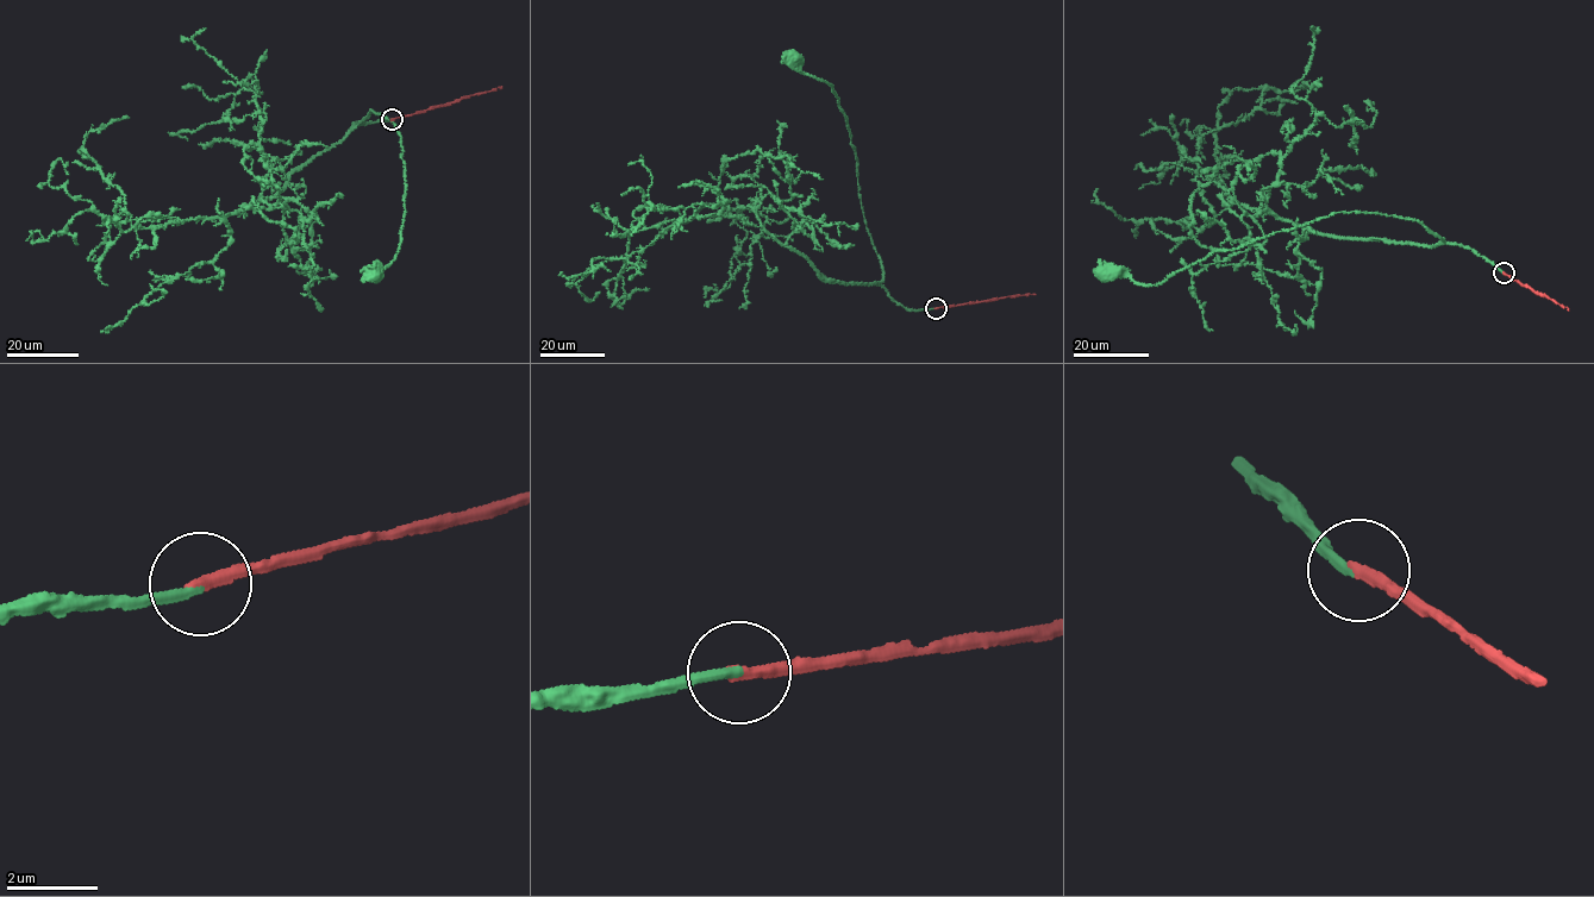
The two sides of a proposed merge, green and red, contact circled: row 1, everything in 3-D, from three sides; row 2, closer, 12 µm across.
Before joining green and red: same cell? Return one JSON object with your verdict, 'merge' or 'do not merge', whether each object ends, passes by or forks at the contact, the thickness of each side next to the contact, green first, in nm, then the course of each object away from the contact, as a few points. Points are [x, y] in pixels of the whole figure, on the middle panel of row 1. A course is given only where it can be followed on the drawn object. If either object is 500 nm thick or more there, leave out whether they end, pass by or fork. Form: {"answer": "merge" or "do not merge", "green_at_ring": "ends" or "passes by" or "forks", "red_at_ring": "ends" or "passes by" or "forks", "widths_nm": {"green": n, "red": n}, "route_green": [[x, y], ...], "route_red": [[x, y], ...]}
{"answer": "merge", "green_at_ring": "ends", "red_at_ring": "ends", "widths_nm": {"green": 200, "red": 280}, "route_green": [[936, 307], [906, 309], [879, 283], [880, 259], [866, 227], [855, 149], [839, 100], [832, 86], [792, 58]], "route_red": [[936, 307], [1036, 294]]}

